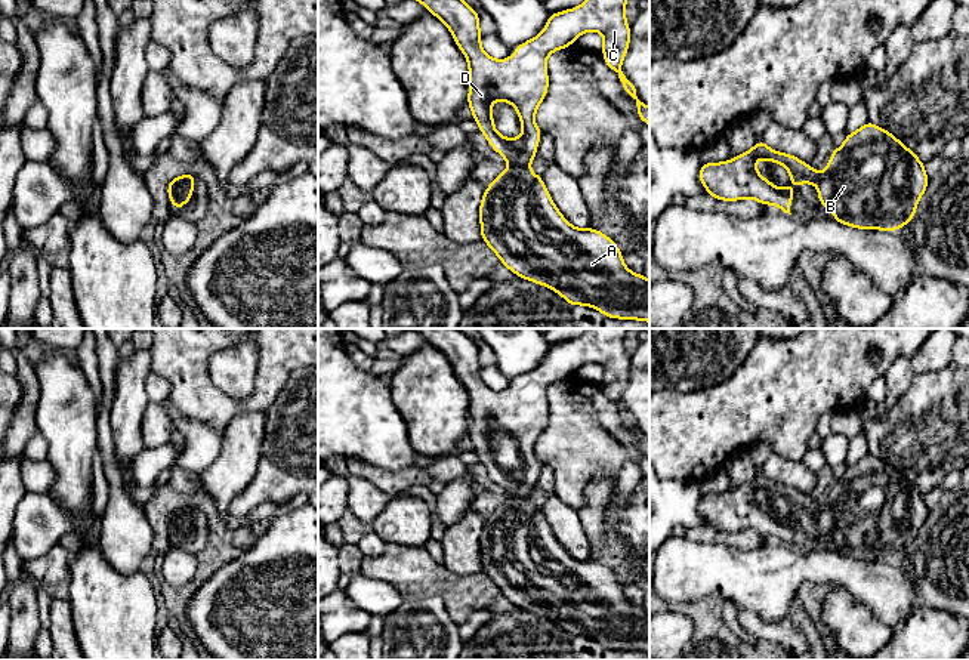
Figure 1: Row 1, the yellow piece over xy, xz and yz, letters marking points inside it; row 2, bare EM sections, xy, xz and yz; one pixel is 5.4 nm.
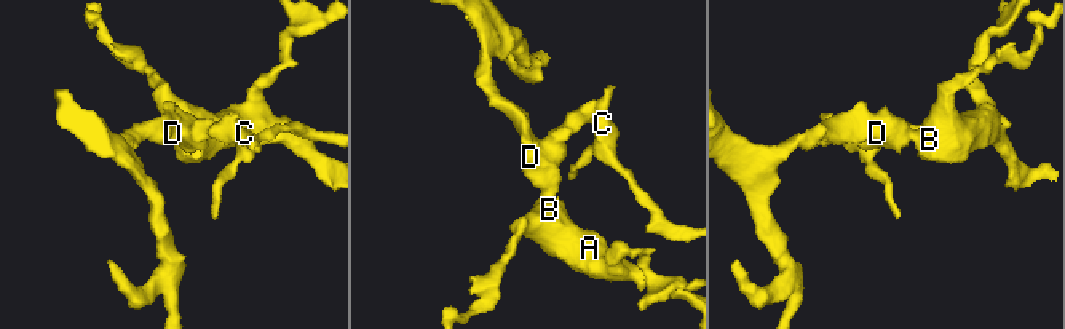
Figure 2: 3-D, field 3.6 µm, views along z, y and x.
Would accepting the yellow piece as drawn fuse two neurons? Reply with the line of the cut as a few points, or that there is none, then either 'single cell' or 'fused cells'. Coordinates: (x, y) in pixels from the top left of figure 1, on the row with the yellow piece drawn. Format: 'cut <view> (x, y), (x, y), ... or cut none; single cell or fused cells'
cut none; single cell

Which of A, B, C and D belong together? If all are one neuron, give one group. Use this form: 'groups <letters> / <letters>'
groups A B C D

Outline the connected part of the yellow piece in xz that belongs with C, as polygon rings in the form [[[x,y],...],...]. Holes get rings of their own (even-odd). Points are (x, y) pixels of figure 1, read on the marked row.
[[[419,0],[441,19],[453,34],[456,44],[469,64],[469,98],[473,120],[504,161],[512,167],[500,173],[485,188],[481,206],[481,235],[502,263],[522,280],[530,280],[559,293],[571,306],[587,305],[608,318],[641,320],[649,323],[649,281],[633,274],[623,262],[618,246],[593,228],[574,228],[559,213],[540,176],[528,169],[536,158],[537,141],[543,133],[534,123],[534,114],[549,86],[547,56],[587,31],[604,34],[605,65],[618,74],[624,92],[636,102],[639,118],[649,126],[649,108],[638,98],[635,84],[623,74],[621,61],[629,50],[630,25],[626,22],[627,0],[586,0],[581,6],[549,15],[546,28],[530,41],[521,43],[512,58],[497,61],[481,47],[478,12],[463,0]],[[493,101],[506,101],[518,111],[524,135],[509,139],[497,133],[493,123]]]

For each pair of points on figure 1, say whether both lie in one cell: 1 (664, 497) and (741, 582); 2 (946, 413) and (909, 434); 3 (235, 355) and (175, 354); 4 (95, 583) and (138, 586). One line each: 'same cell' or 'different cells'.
1: different cells
2: same cell
3: different cells
4: same cell

